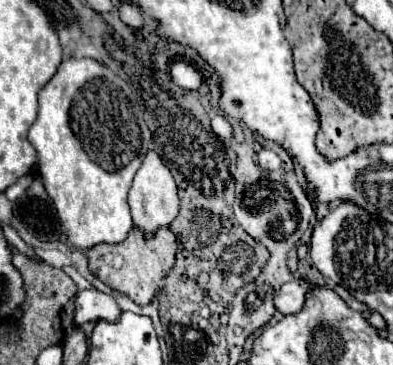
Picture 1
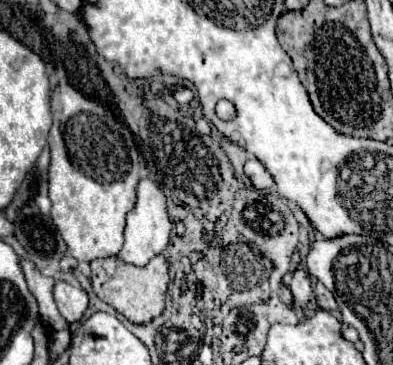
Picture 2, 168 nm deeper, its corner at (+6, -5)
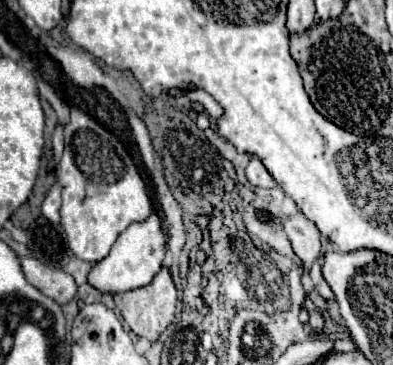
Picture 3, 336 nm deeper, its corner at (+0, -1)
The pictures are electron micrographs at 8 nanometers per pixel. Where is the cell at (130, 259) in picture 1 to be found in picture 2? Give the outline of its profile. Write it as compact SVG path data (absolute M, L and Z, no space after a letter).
M160 254L148 262L148 266L124 266L118 256L112 258L98 258L90 262L92 268L92 288L96 296L110 306L114 306L120 314L124 314L130 322L136 324L146 324L152 318L160 316L164 310L164 298L166 298L166 288L168 288L168 262Z

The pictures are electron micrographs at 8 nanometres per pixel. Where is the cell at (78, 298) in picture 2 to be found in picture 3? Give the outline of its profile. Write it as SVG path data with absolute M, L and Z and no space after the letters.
M18 256L26 280L42 294L54 298L58 304L68 304L76 296L76 282L70 274L50 268L32 256Z

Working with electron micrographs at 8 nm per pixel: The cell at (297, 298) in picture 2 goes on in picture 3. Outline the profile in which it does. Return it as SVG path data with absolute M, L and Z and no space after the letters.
M302 212L288 214L284 220L284 232L292 244L294 254L302 260L304 270L308 272L312 262L320 254L320 232Z

